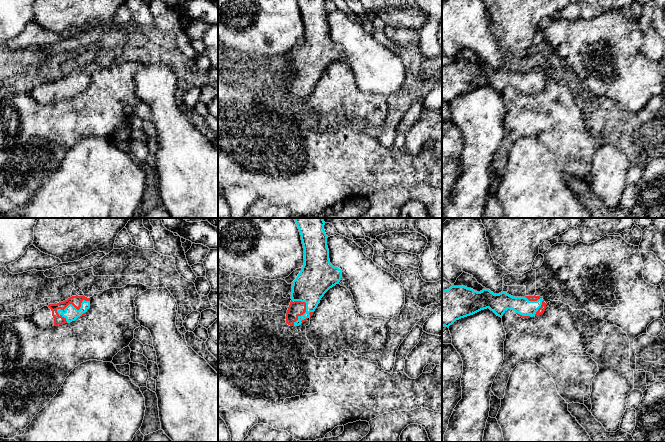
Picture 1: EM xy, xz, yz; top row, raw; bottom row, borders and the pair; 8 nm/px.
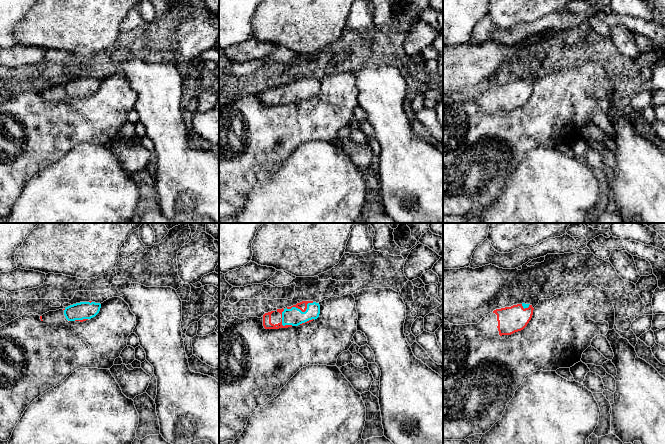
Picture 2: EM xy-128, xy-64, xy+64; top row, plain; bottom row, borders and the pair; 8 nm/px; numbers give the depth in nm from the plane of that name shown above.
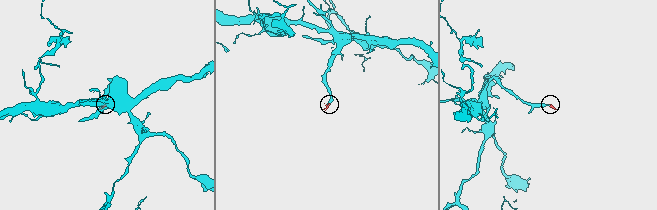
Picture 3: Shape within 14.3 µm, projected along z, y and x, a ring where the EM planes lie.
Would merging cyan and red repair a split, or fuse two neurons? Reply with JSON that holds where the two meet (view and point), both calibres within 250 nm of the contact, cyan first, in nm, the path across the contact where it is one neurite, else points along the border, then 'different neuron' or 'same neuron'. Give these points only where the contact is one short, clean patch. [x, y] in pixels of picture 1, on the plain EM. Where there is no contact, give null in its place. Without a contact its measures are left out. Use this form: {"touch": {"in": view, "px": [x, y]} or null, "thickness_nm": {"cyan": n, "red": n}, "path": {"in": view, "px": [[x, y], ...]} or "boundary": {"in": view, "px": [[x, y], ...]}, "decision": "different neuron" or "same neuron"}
{"touch": {"in": "xy", "px": [74, 83]}, "thickness_nm": {"cyan": 110, "red": 90}, "path": {"in": "xy", "px": [[71, 89], [74, 83], [76, 77]]}, "decision": "same neuron"}

